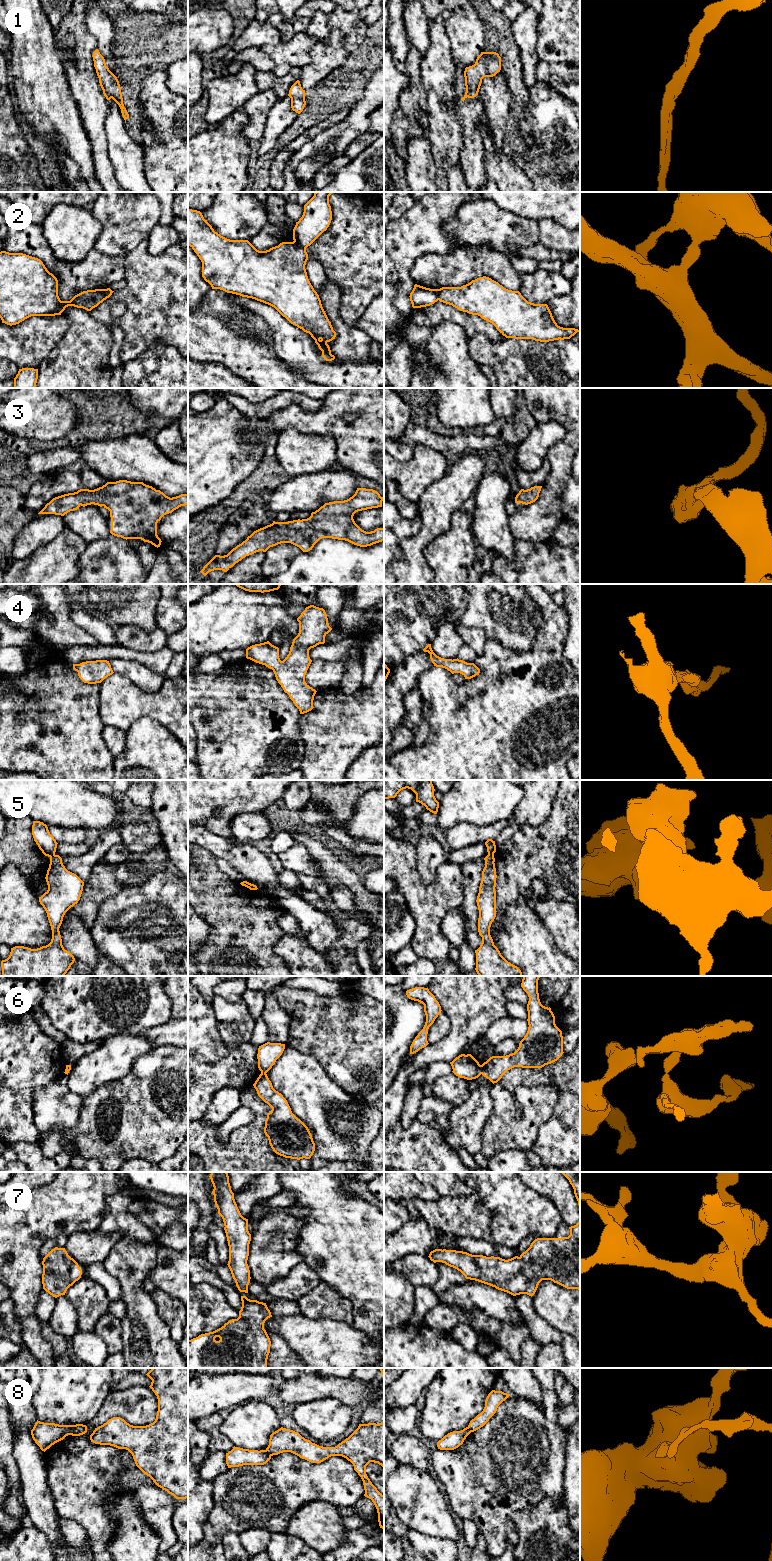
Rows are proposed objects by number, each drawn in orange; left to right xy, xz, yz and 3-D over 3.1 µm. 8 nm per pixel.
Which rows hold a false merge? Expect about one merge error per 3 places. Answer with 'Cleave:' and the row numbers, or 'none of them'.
Cleave: 2, 5, 6, 8

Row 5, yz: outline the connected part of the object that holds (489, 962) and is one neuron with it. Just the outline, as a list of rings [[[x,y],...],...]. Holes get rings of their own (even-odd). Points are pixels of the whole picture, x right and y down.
[[[494,855],[485,858],[482,880],[477,896],[479,910],[478,932],[482,937],[476,953],[476,972],[479,976],[522,976],[521,970],[508,962],[494,945],[490,927],[496,917],[496,868]]]

